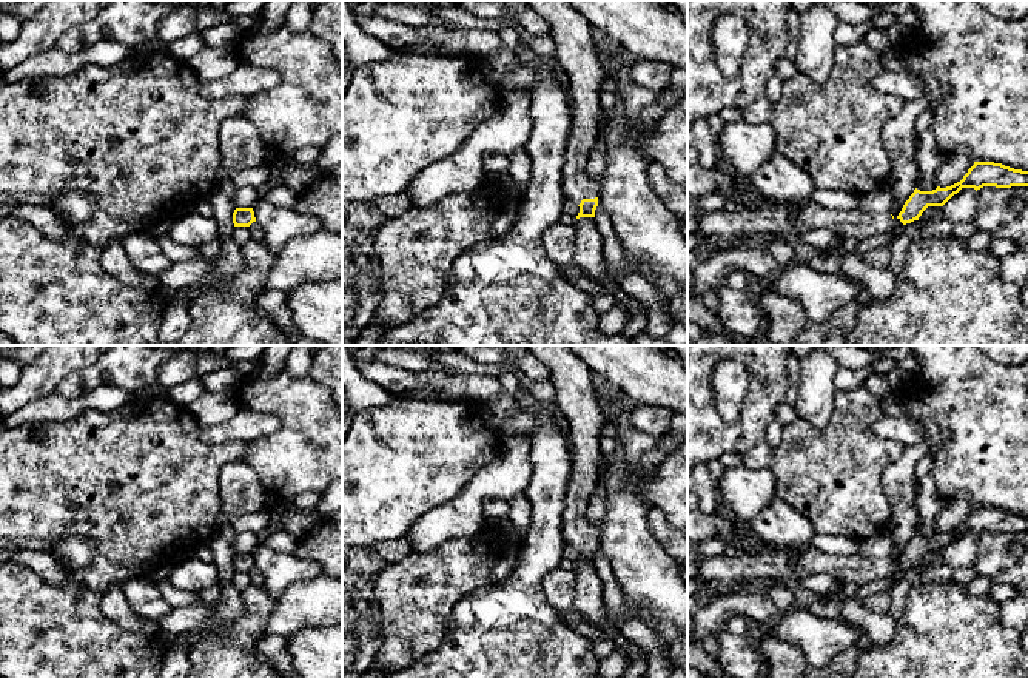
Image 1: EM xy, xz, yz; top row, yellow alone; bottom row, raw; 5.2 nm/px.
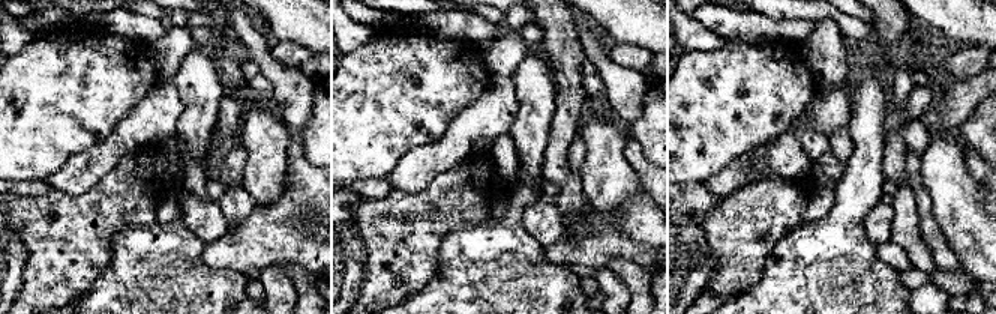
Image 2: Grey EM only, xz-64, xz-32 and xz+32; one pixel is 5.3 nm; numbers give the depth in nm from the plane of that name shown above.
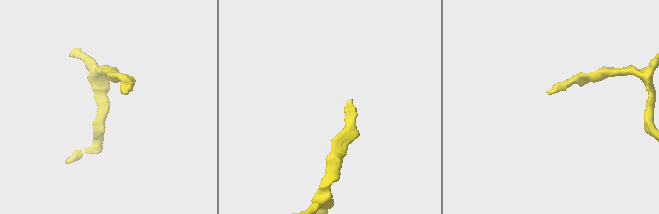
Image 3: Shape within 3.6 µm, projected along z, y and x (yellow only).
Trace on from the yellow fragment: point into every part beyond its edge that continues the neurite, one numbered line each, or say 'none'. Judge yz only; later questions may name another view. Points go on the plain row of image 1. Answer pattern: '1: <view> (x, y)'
1: yz (757, 567)

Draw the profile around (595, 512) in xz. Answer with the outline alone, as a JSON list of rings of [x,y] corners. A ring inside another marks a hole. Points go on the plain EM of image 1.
[[[600,481],[593,490],[593,493],[589,496],[589,505],[587,505],[587,522],[590,525],[601,525],[606,515],[606,484],[604,481]]]

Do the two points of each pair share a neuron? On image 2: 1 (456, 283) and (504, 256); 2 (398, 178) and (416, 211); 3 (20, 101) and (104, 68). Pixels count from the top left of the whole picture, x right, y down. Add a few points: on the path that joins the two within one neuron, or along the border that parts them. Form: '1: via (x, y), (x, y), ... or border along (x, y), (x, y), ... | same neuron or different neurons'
1: via (468, 283), (477, 283), (492, 268) | same neuron
2: border along (437, 175), (419, 191), (404, 193), (395, 190) | different neurons
3: via (41, 101), (51, 101), (83, 84) | same neuron

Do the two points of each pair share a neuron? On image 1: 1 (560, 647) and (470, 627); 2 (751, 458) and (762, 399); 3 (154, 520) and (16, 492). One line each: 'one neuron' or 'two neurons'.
1: one neuron
2: two neurons
3: one neuron

